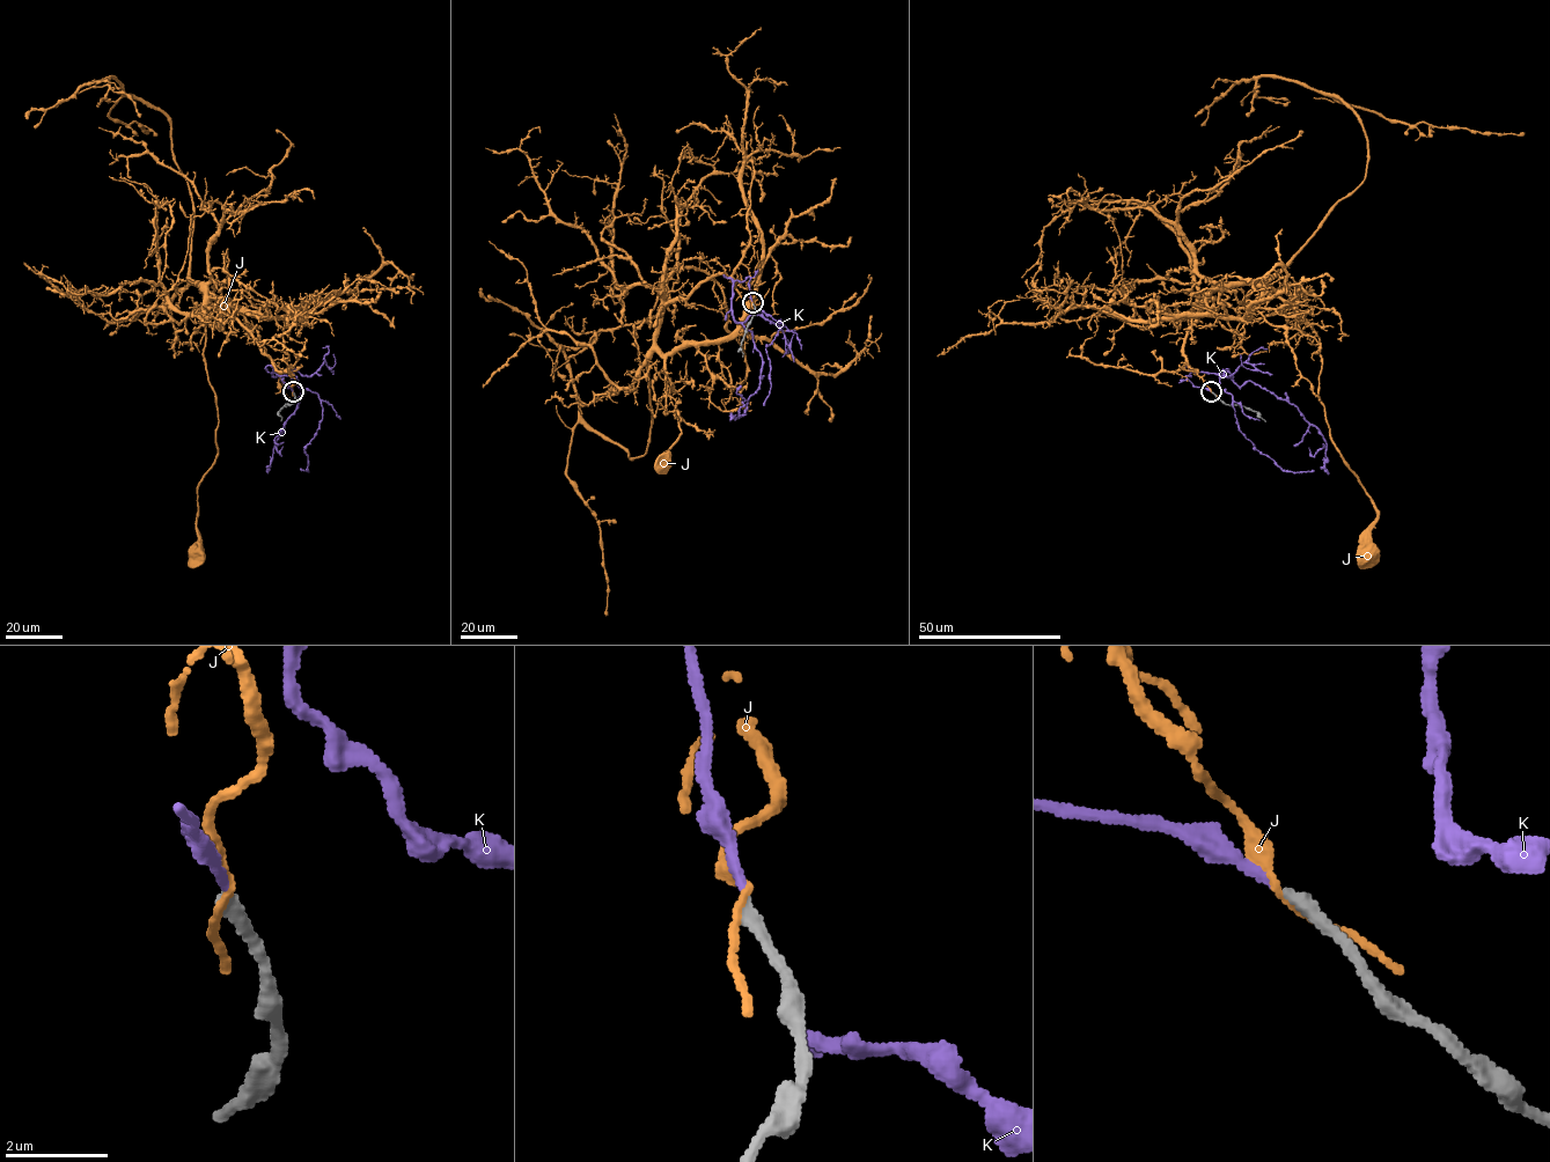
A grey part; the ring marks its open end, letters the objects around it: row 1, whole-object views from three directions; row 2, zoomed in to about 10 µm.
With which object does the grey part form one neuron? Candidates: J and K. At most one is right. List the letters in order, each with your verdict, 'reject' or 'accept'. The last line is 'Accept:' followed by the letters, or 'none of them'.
J: reject
K: accept
Accept: K

